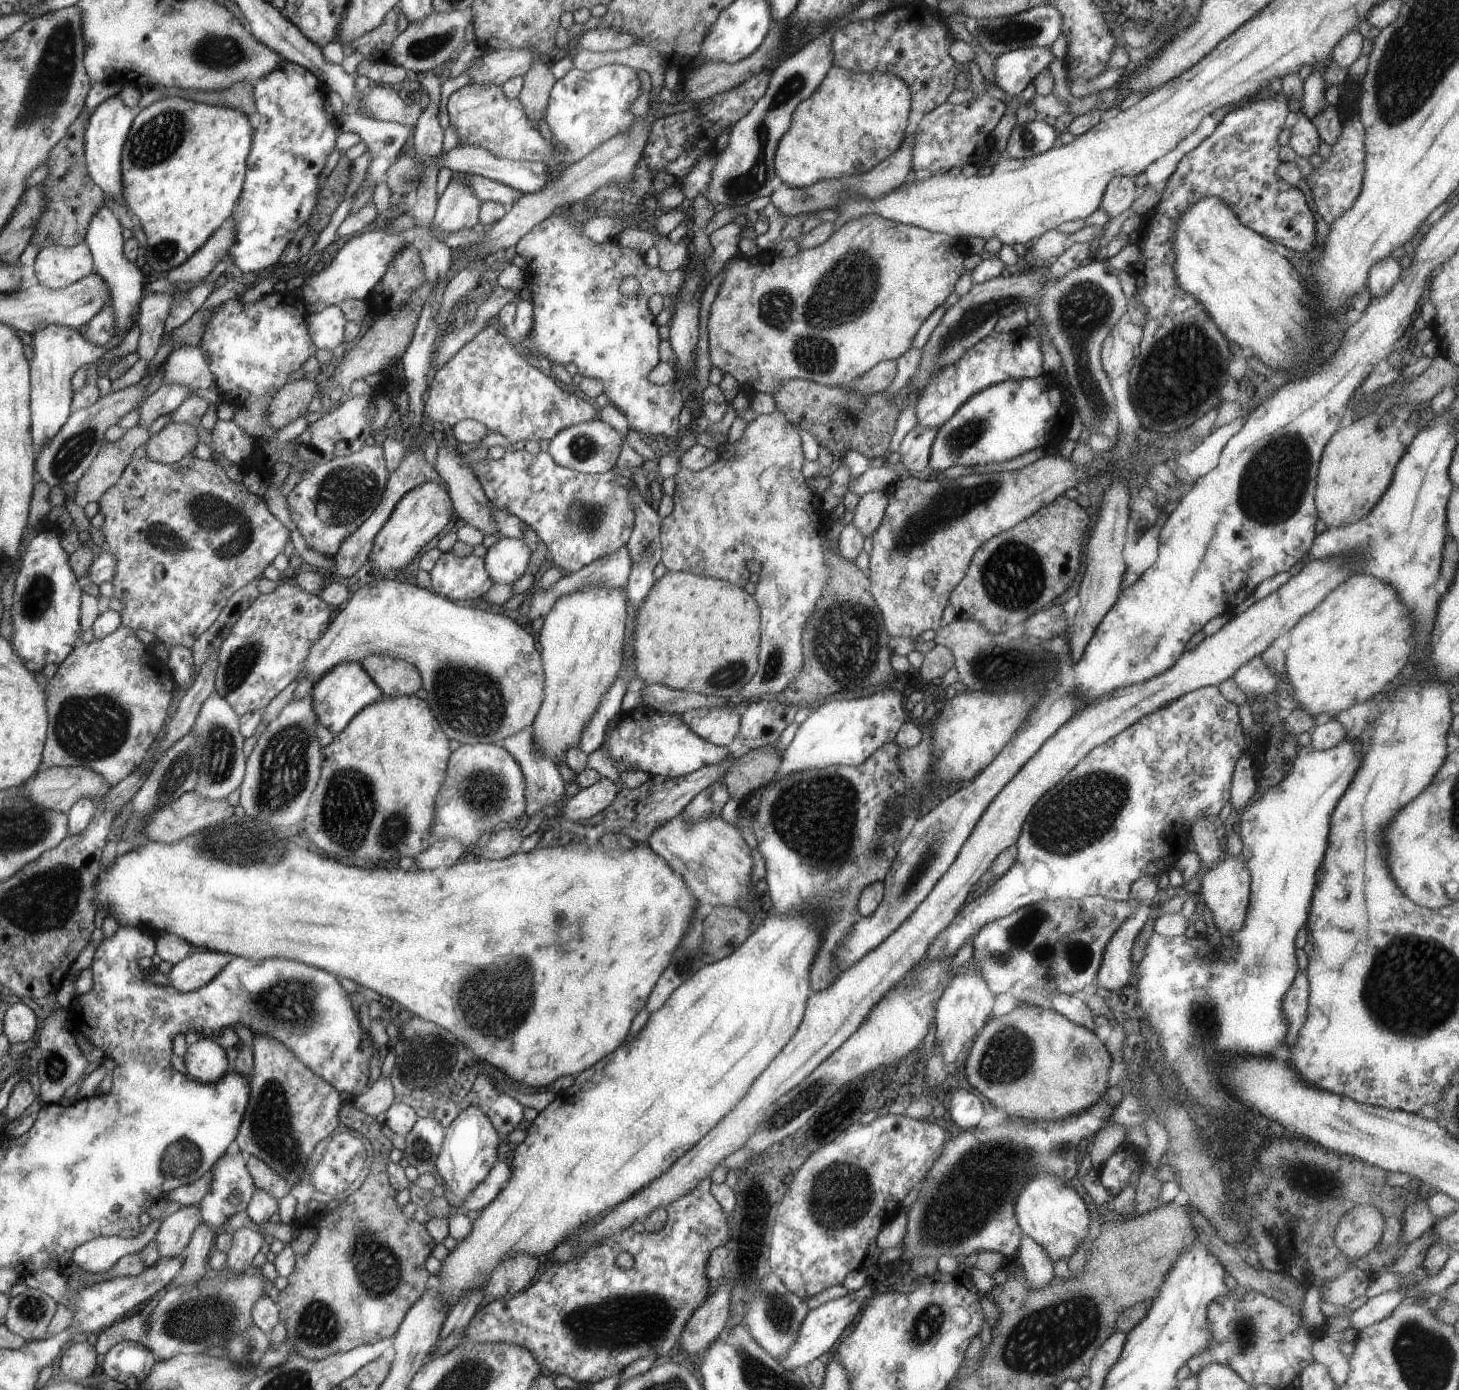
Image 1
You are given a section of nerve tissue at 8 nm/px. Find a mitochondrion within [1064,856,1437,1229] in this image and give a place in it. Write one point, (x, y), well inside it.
(1320, 1184)

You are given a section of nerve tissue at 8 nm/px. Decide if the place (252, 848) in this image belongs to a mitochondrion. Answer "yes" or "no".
yes

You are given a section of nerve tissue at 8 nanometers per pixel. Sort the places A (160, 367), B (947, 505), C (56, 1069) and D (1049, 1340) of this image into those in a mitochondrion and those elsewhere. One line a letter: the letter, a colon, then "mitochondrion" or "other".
A: other
B: mitochondrion
C: mitochondrion
D: mitochondrion

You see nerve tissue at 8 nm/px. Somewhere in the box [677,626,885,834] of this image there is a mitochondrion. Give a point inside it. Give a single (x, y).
(733, 673)

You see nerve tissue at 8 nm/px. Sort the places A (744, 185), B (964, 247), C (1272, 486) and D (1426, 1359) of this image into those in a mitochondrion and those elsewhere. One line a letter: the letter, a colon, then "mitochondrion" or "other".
A: mitochondrion
B: other
C: mitochondrion
D: mitochondrion

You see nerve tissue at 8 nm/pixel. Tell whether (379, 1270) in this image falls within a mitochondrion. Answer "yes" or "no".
yes

